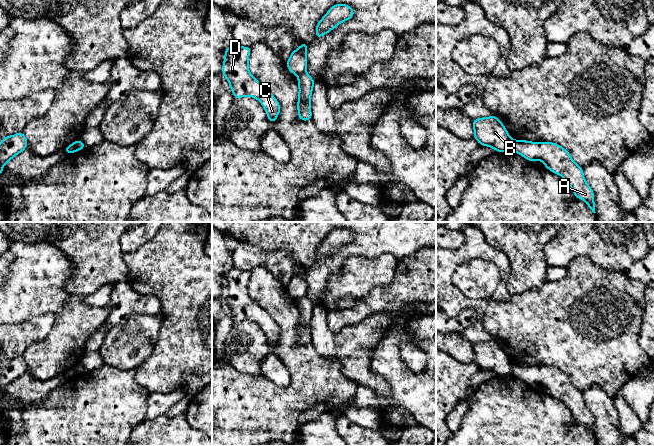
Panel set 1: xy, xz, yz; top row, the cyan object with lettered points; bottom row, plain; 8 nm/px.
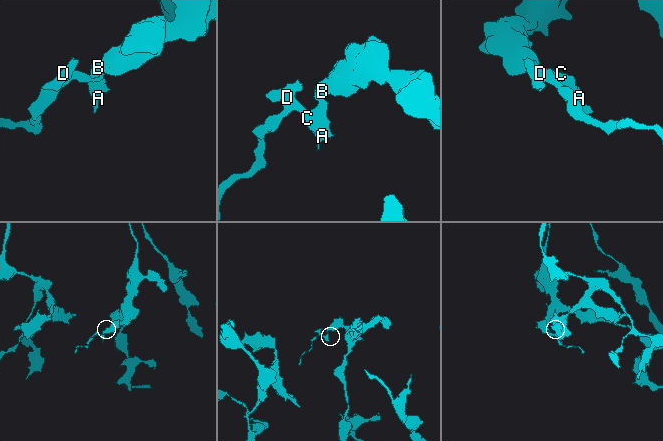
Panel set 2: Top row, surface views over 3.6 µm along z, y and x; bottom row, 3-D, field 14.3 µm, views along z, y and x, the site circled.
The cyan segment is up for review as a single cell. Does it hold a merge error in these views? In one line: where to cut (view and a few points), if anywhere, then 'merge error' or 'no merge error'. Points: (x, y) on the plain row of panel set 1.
cut in yz along (511, 364), (512, 373); merge error

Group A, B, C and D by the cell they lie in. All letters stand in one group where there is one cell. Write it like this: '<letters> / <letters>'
A C D / B

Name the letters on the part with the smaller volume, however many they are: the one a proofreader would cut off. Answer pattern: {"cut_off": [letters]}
{"cut_off": ["A", "C", "D"]}

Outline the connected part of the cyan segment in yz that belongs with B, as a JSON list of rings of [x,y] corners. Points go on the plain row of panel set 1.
[[[496,340],[474,343],[473,351],[474,361],[480,369],[490,370],[499,376],[512,375],[512,363]]]

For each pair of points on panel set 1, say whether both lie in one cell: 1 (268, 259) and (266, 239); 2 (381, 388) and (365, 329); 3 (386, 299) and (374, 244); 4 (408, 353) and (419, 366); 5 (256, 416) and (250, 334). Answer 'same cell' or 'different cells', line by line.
1: different cells
2: same cell
3: different cells
4: same cell
5: different cells

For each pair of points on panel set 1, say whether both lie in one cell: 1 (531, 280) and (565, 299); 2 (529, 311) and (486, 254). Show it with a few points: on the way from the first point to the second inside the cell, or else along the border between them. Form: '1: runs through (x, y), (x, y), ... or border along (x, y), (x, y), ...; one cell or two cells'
1: border along (546, 281), (537, 288), (532, 288), (519, 294); two cells
2: border along (469, 259), (490, 260), (498, 269), (498, 285); two cells

